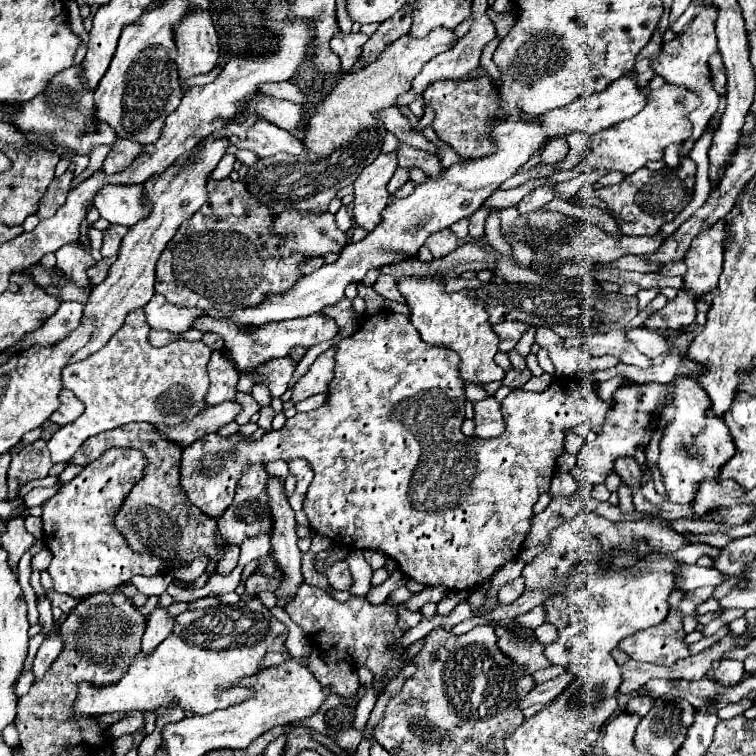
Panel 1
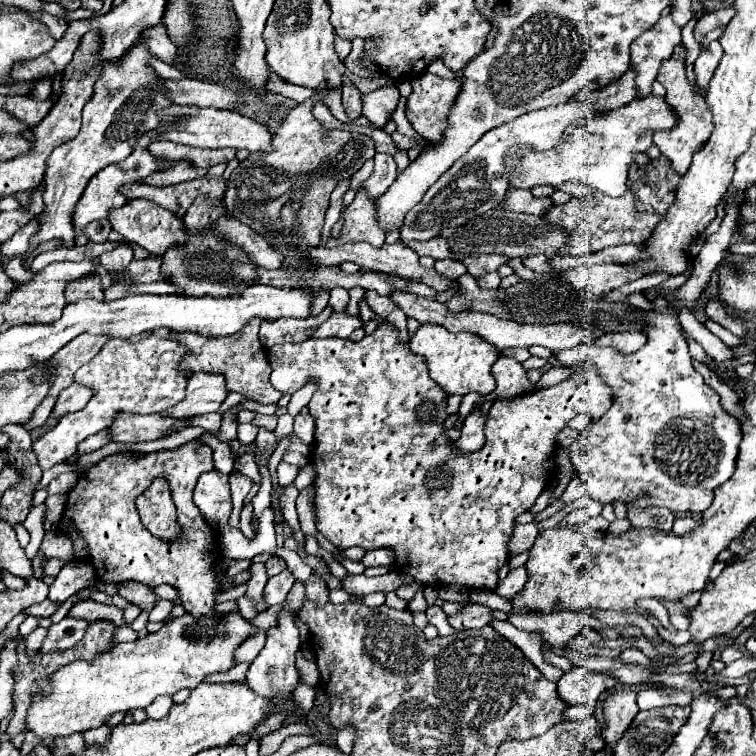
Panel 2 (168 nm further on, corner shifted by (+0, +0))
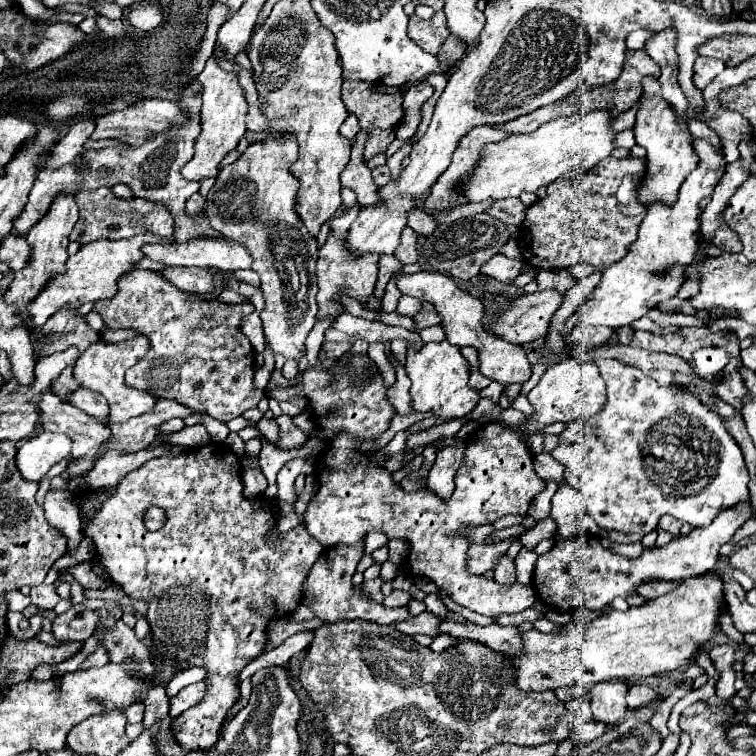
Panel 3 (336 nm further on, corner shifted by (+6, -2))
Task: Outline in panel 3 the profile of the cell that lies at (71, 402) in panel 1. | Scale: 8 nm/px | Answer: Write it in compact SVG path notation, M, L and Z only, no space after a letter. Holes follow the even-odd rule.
M77 388L75 392L71 392L67 396L67 402L73 404L75 408L83 410L85 414L93 414L95 418L101 418L101 420L105 420L109 414L105 398L99 392L89 390L89 388Z

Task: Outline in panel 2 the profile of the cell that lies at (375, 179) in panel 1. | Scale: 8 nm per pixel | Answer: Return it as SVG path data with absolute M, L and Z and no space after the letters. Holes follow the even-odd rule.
M359 188L353 204L345 206L343 210L343 228L339 242L369 242L375 248L381 248L385 244L385 232L377 224L375 200L369 200L363 188Z

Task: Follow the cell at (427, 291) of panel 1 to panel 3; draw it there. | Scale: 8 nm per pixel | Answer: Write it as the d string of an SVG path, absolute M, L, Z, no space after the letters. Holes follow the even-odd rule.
M431 342L423 344L419 350L409 348L407 350L407 376L411 378L411 396L413 396L413 408L419 412L435 410L435 416L449 420L449 418L461 418L469 414L477 402L481 400L481 390L469 386L469 362L461 356L459 346L443 342Z

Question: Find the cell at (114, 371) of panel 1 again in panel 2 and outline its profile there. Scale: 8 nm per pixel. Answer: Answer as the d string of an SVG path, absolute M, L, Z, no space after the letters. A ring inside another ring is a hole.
M109 340L91 362L83 364L75 372L75 382L85 384L95 392L91 402L81 412L63 416L53 430L33 442L41 470L49 470L55 464L71 458L79 442L83 442L91 434L105 430L113 422L113 416L119 412L153 414L163 412L183 400L187 376L181 376L179 362L185 352L185 346L177 344L175 340Z

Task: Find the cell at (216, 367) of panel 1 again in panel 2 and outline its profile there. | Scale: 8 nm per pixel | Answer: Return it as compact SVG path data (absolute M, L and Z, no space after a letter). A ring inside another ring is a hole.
M193 374L187 382L185 400L179 402L175 408L167 408L167 412L163 412L161 416L175 416L181 420L205 412L217 412L227 396L223 380L225 378L221 374Z

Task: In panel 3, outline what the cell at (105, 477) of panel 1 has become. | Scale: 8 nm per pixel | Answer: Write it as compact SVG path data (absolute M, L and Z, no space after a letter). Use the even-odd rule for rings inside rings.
M211 442L193 452L153 458L129 472L117 488L105 490L105 500L99 502L97 514L85 522L83 534L91 538L99 564L109 580L121 586L131 598L153 602L147 612L151 634L157 634L161 642L173 646L181 668L205 666L209 670L205 698L179 716L181 734L177 734L177 742L185 752L207 750L217 744L227 710L239 700L237 674L261 654L267 622L275 614L277 618L289 616L301 604L301 582L309 566L323 552L323 546L305 528L291 530L279 542L267 544L267 530L273 528L271 510L273 502L267 498L263 502L243 498L239 458L229 446ZM153 504L167 510L167 524L157 532L149 532L143 526L143 510Z

